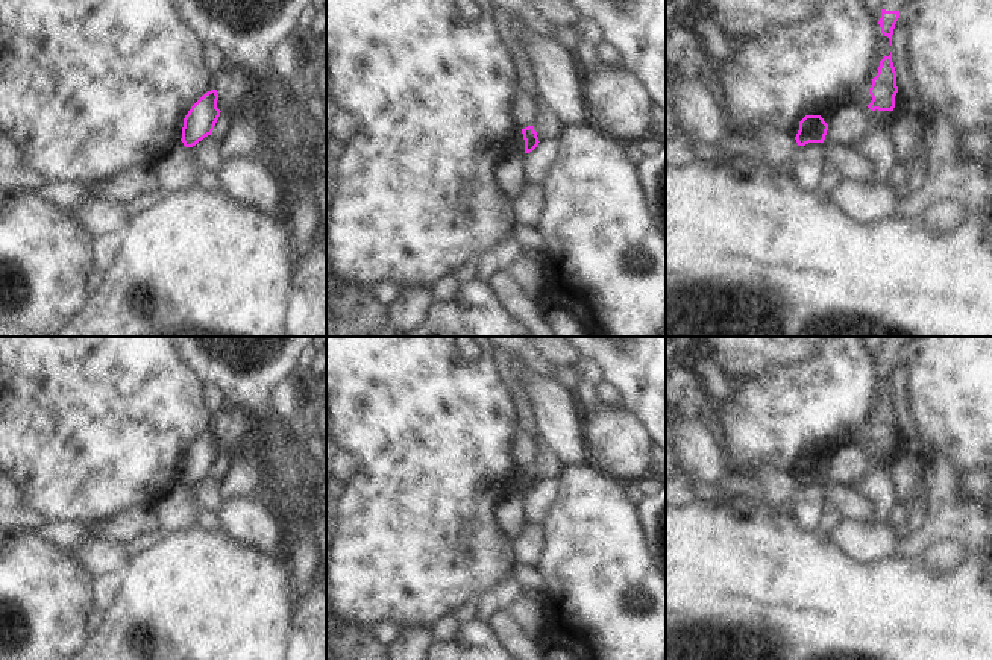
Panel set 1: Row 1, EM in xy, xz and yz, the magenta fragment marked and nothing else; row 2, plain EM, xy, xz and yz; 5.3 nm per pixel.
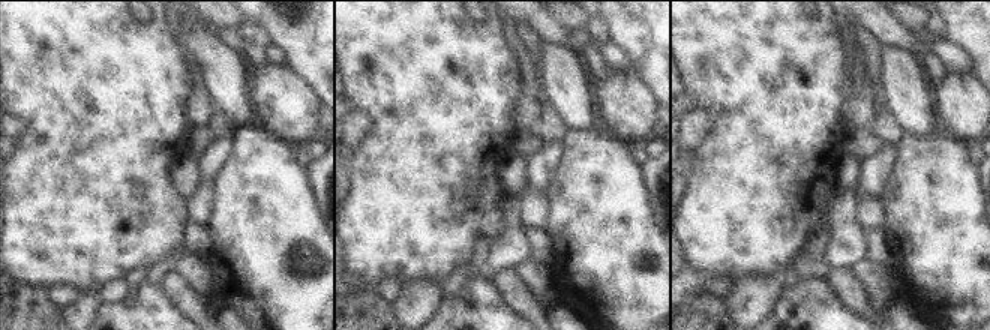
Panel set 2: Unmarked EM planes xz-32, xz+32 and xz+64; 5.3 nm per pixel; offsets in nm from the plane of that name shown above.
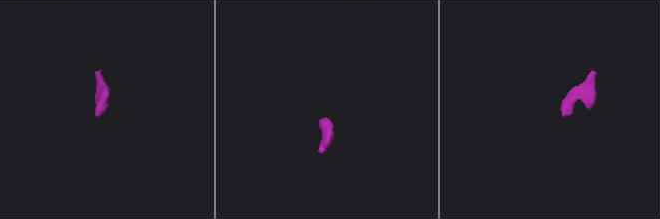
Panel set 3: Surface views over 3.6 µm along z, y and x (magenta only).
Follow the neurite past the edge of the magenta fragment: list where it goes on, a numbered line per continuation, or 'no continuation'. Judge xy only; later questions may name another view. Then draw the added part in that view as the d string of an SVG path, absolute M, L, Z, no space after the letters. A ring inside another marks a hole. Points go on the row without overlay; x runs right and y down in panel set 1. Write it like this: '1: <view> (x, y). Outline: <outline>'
no continuation.

